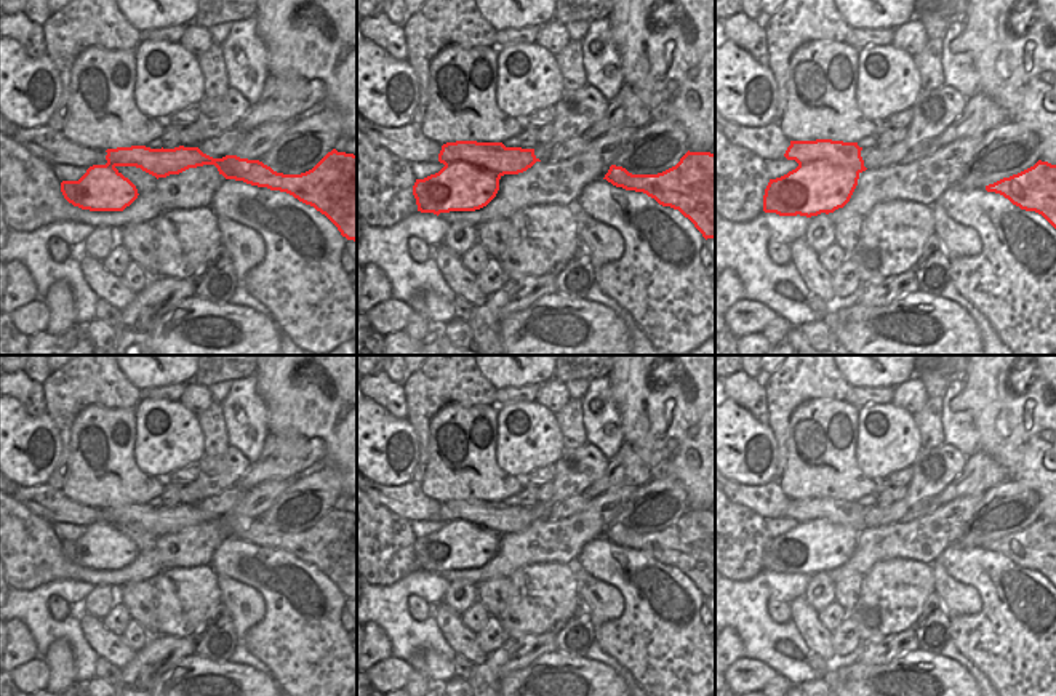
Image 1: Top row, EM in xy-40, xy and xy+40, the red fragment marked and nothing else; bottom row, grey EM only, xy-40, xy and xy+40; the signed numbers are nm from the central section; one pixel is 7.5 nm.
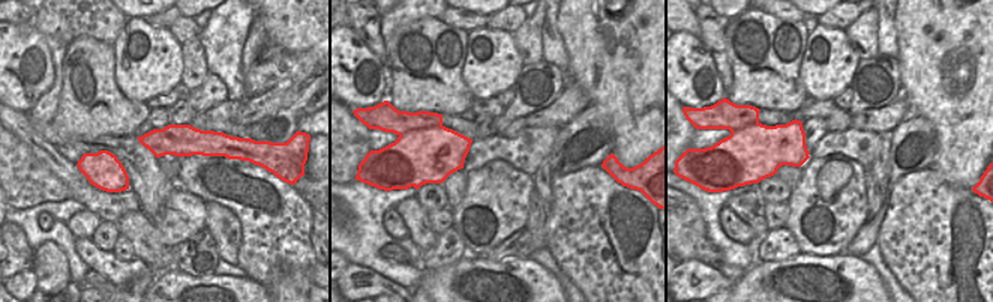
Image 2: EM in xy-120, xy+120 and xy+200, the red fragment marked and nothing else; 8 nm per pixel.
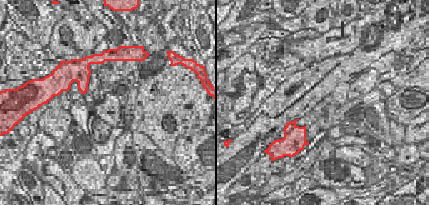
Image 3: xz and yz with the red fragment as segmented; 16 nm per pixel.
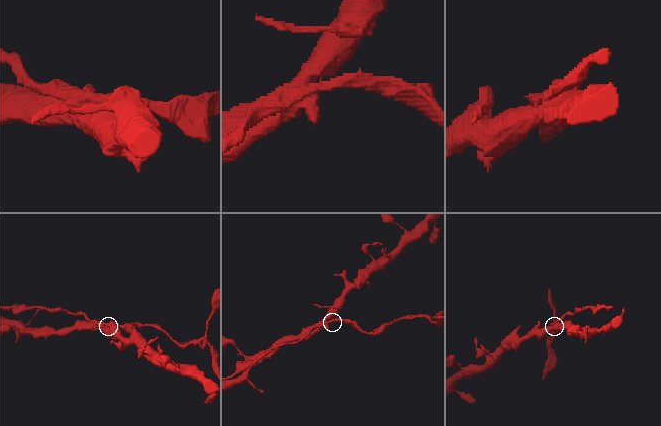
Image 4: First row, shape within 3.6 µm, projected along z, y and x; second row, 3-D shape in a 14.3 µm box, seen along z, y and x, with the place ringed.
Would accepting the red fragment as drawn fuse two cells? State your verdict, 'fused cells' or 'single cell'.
fused cells

